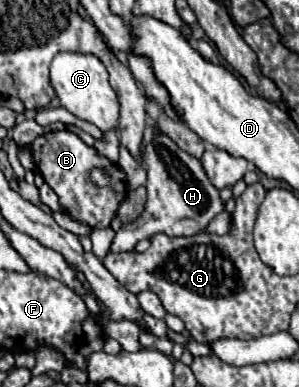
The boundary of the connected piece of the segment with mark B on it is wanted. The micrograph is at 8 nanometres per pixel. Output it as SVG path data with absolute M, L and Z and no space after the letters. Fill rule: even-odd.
M51 132L47 136L37 138L31 144L33 160L43 176L43 180L55 190L61 206L75 220L87 222L91 228L105 228L115 218L121 200L125 198L125 174L111 164L107 158L99 156L95 148L87 146L73 132ZM101 168L107 172L111 182L107 186L97 186L91 182L91 170Z

